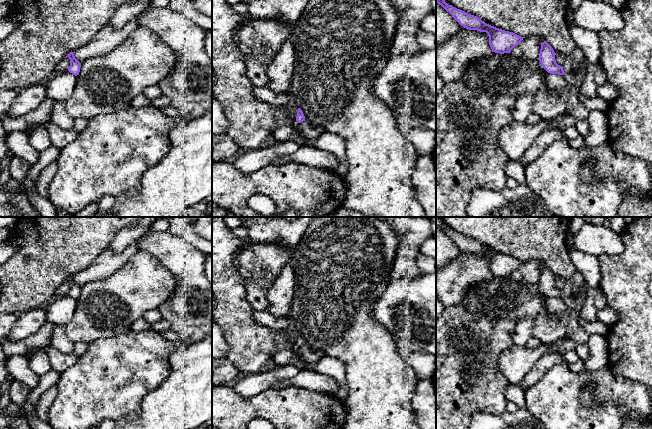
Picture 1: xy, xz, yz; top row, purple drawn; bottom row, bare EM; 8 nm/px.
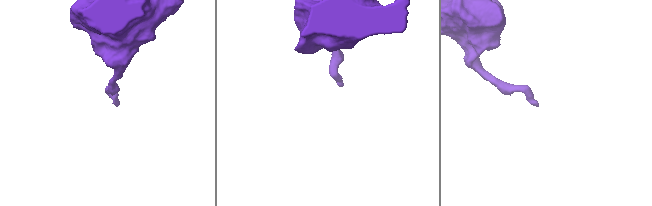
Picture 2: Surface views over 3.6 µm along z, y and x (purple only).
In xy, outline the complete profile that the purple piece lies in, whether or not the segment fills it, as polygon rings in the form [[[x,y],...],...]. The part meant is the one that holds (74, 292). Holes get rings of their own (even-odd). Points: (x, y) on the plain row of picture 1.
[[[70,276],[66,281],[71,285],[68,295],[77,300],[80,296],[81,287],[75,282],[74,277],[75,276]]]

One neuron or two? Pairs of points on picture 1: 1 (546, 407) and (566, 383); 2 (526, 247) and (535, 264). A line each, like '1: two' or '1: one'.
1: one
2: two

